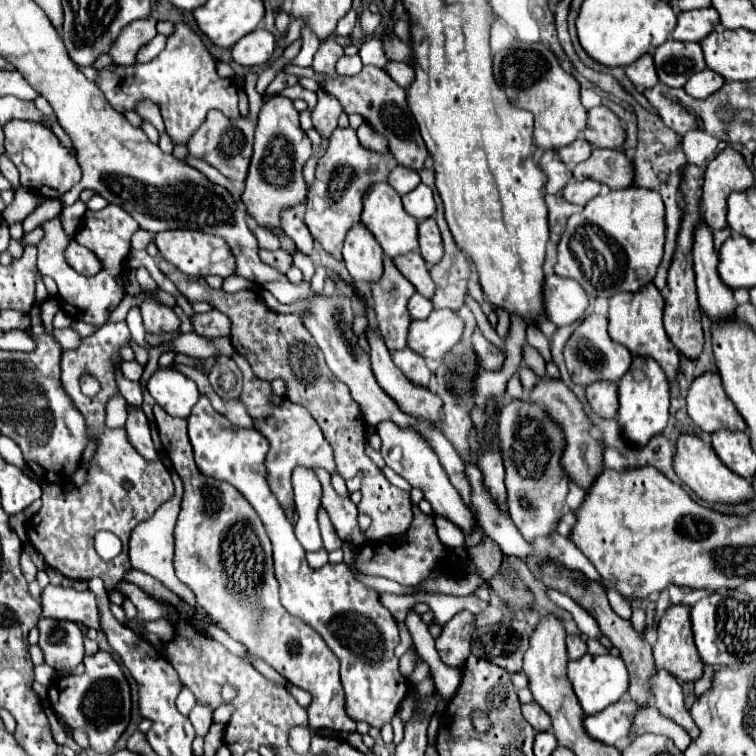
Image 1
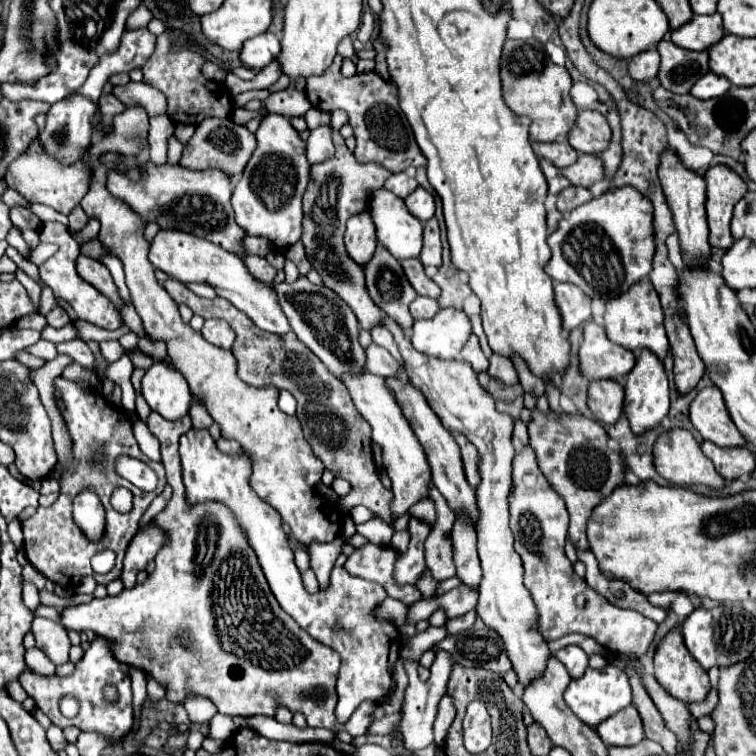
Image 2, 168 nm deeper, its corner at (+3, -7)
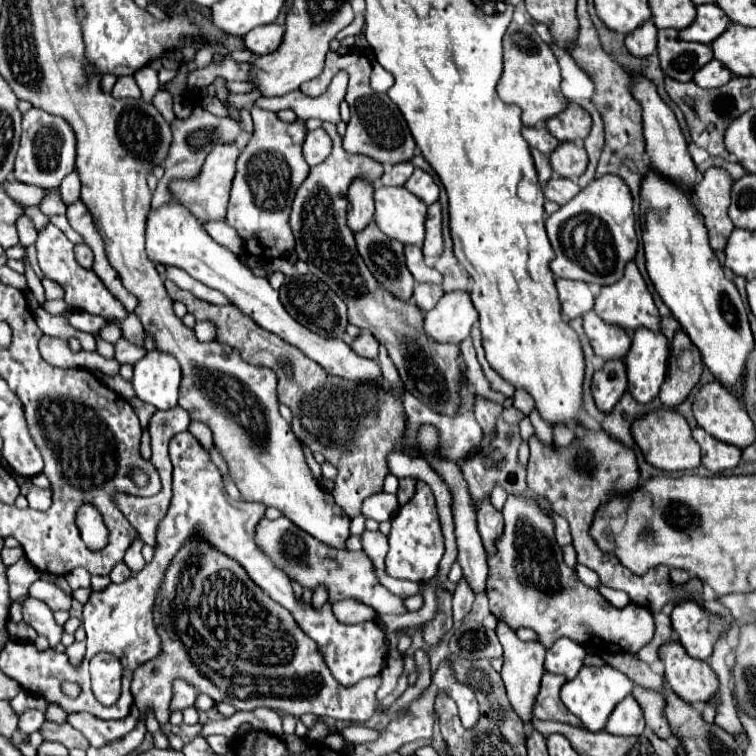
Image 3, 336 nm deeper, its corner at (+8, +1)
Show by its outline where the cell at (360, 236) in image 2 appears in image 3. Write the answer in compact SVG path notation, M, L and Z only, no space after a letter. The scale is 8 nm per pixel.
M362 180L352 182L348 190L348 228L358 234L362 232L374 218L374 188Z

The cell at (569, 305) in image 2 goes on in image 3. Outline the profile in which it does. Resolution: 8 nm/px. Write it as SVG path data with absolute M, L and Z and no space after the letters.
M554 276L556 290L560 294L562 302L562 314L566 320L584 316L594 306L594 296L588 288L588 284L578 280L556 278Z

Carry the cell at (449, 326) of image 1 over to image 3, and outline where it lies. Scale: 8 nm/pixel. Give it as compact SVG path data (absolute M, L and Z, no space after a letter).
M458 290L444 294L432 310L424 312L424 330L434 342L460 344L468 338L476 320L478 314L470 302L470 294Z

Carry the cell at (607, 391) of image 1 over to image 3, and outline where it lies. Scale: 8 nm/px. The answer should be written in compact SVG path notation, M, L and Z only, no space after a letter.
M610 360L602 370L594 372L592 378L592 398L600 412L608 414L620 396L626 392L626 364L624 360Z

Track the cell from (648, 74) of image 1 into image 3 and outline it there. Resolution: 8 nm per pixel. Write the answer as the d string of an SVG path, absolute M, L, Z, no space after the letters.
M646 22L638 30L626 36L626 48L636 58L646 58L656 50L656 26L652 22Z

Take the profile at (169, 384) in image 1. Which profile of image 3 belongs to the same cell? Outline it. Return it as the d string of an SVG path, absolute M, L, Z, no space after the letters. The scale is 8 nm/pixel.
M152 350L134 364L132 386L136 396L158 410L170 410L178 404L180 380L180 364L170 354Z

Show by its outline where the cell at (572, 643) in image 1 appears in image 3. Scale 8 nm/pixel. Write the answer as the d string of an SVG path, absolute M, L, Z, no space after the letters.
M558 638L546 652L544 668L554 674L564 674L568 680L572 680L584 666L584 658L586 650L582 644L576 644L570 638Z

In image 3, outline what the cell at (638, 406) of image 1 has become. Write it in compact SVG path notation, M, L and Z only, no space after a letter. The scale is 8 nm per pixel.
M640 328L632 336L632 346L626 356L626 368L628 368L628 392L632 398L640 404L650 404L664 382L666 368L668 368L668 342L662 334L656 334L652 330Z

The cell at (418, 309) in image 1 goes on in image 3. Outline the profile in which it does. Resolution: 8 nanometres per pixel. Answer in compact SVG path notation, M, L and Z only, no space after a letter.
M416 284L412 300L422 312L426 312L432 306L436 306L436 302L442 298L442 294L444 294L442 288L436 284Z

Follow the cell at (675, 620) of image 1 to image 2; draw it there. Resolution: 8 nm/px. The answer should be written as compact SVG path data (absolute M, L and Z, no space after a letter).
M677 628L659 642L653 664L657 682L677 700L689 704L707 698L711 690L709 676L689 658L689 650L685 650L685 642Z

